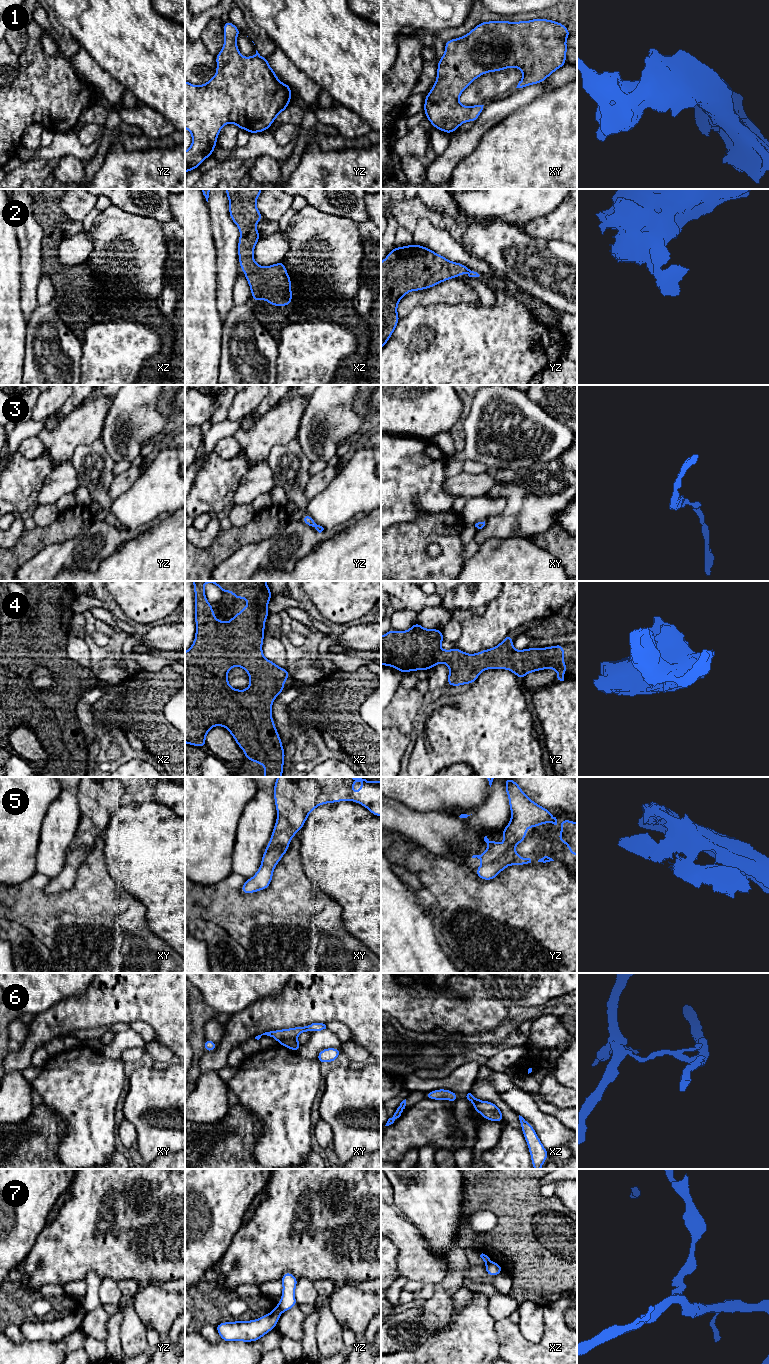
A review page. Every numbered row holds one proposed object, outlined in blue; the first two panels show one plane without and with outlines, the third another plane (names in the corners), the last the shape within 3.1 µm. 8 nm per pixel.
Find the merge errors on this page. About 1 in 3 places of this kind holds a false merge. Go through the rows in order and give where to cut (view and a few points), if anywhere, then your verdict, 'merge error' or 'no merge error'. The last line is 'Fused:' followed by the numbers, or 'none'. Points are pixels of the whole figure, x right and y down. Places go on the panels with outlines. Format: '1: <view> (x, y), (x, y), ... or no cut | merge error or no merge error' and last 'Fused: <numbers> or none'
1: no cut | no merge error
2: no cut | no merge error
3: no cut | no merge error
4: no cut | no merge error
5: no cut | no merge error
6: xy (295, 1037), (285, 1037), (279, 1042) | merge error
7: yz (277, 1305), (281, 1312) | merge error
Fused: 6, 7

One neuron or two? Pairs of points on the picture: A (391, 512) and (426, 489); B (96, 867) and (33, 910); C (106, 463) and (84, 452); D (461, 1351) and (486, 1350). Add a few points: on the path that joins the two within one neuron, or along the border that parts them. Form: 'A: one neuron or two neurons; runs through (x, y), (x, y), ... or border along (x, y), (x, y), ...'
A: one neuron; runs through (400, 503), (414, 489), (417, 489)
B: one neuron; runs through (85, 884), (59, 910), (50, 910)
C: one neuron; runs through (101, 463), (95, 463), (89, 457)
D: one neuron; runs through (467, 1350), (480, 1350)

